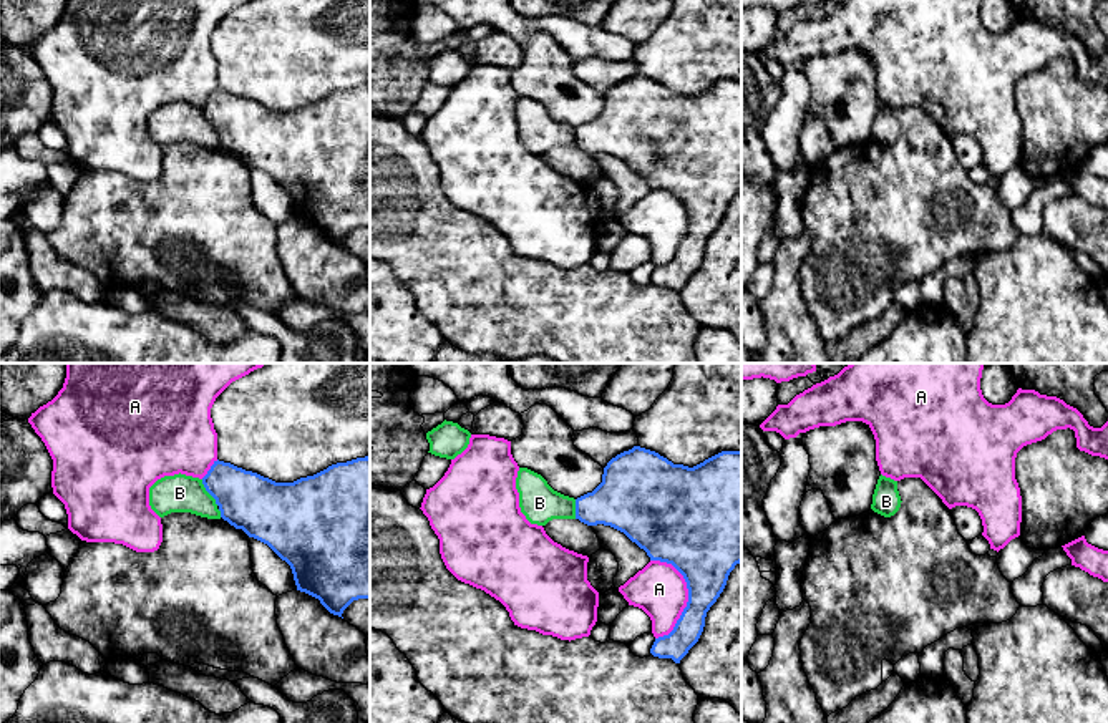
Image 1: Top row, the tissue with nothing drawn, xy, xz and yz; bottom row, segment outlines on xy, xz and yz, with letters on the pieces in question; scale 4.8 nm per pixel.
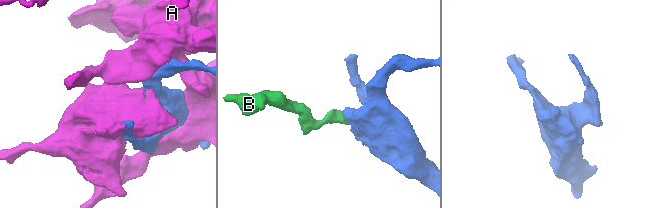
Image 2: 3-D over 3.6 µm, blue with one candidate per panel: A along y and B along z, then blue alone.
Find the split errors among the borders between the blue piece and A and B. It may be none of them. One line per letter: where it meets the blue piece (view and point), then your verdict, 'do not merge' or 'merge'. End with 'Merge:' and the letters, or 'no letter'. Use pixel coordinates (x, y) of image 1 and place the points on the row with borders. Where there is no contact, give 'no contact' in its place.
A: contact xz (689, 596); do not merge
B: contact xy (208, 491); do not merge
Merge: no letter

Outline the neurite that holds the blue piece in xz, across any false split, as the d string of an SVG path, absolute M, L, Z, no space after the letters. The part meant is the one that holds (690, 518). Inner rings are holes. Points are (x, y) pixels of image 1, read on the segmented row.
M634 446L612 458L602 483L576 499L576 519L610 526L647 552L650 560L672 564L685 579L688 602L673 630L655 638L650 653L675 663L698 642L710 607L730 572L741 562L741 451L722 451L688 468L655 451Z

